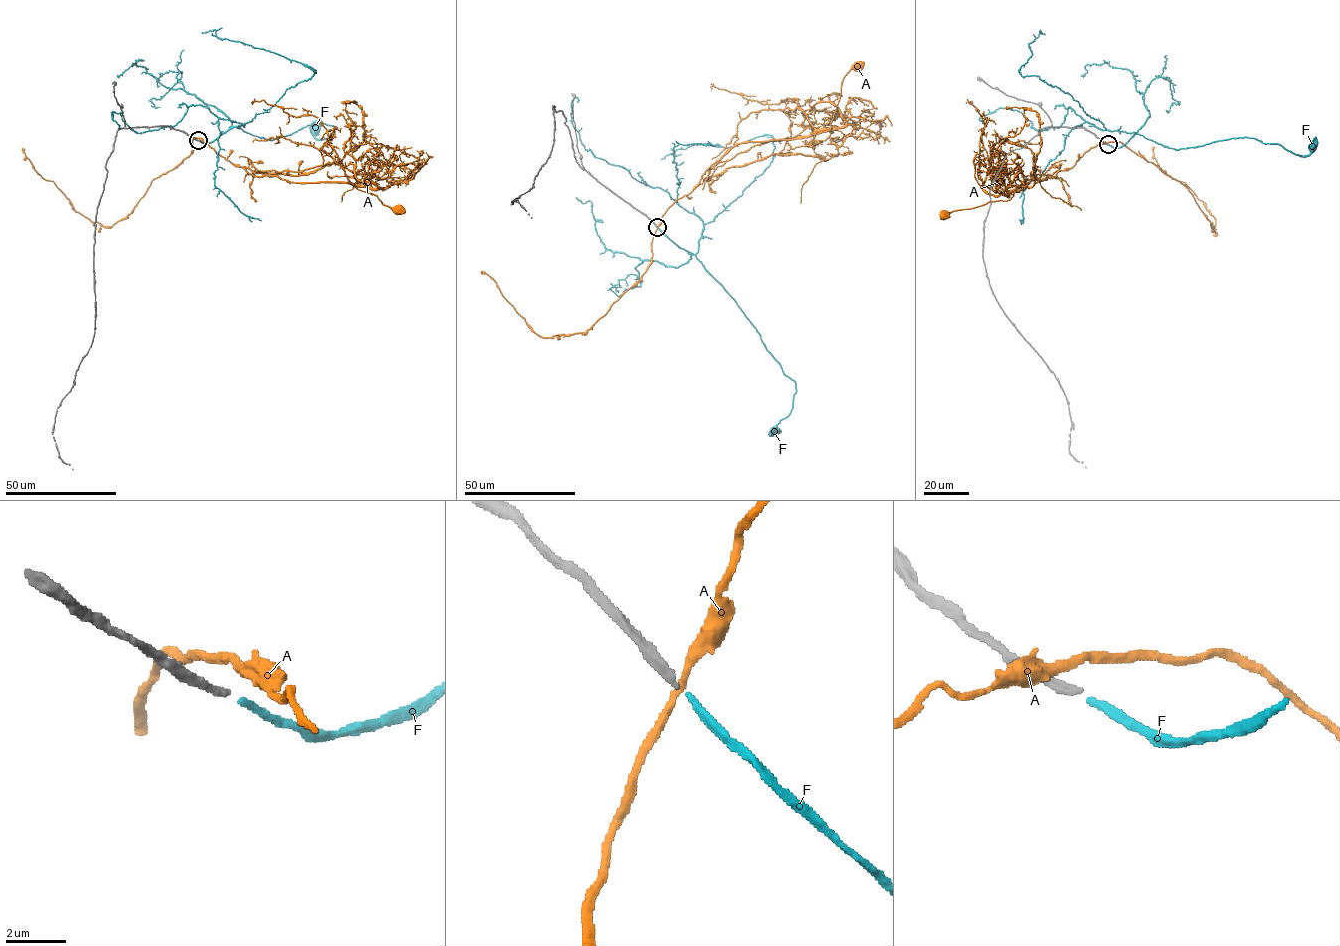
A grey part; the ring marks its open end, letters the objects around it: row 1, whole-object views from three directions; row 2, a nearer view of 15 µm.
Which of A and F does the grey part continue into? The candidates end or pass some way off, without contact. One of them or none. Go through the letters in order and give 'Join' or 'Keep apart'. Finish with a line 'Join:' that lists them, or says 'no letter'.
A: Keep apart
F: Join
Join: F

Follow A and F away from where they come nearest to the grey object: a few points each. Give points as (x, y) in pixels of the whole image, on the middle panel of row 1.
A: (658, 226), (666, 210), (740, 142), (792, 140), (827, 131), (841, 81), (856, 67)
F: (658, 228), (695, 256), (735, 301), (783, 373), (795, 382), (796, 392), (792, 409), (773, 431)

